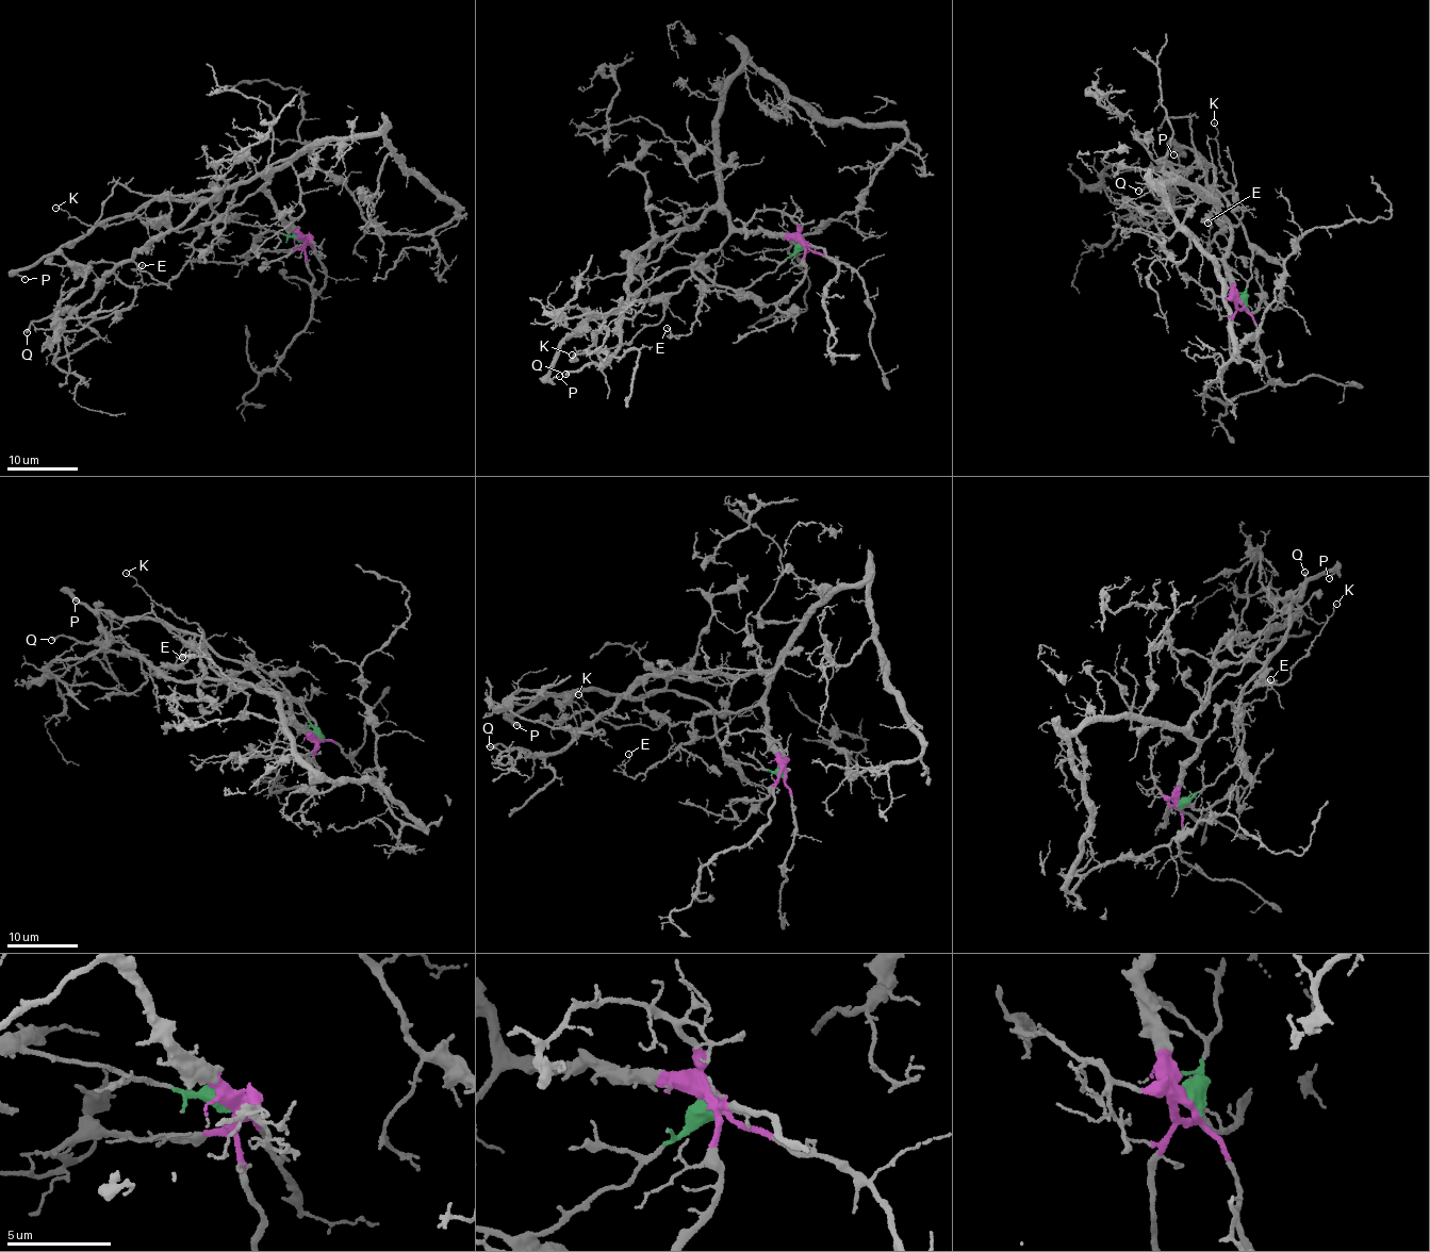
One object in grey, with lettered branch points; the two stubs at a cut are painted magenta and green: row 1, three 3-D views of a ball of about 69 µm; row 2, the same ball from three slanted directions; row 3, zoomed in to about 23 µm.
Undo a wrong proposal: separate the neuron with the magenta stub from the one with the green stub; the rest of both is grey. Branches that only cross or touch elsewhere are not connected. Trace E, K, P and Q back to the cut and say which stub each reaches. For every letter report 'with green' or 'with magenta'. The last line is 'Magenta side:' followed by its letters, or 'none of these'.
E: with magenta
K: with magenta
P: with green
Q: with magenta
Magenta side: E, K, Q

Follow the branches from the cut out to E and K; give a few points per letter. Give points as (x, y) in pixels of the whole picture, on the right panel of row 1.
E: (1243, 303), (1226, 260), (1229, 223), (1207, 215), (1220, 231), (1204, 252), (1207, 253), (1211, 226), (1209, 223)
K: (1243, 303), (1226, 260), (1229, 223), (1207, 215), (1212, 216), (1217, 199), (1233, 188), (1218, 160), (1215, 121)

